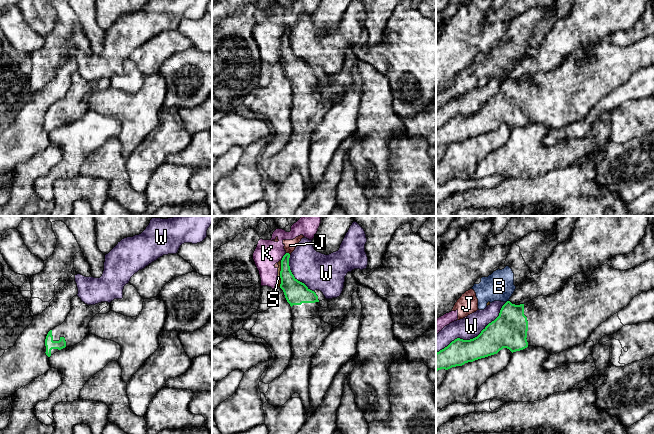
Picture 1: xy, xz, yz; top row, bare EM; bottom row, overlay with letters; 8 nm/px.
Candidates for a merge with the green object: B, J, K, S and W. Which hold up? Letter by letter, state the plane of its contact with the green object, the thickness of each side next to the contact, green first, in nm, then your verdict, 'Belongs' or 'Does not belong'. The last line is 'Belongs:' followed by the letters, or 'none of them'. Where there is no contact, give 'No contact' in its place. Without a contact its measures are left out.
B: Touches green in yz. Thickness 280 nm (green) against 240 nm. Does not belong
J: Touches green in xz. Thickness 140 nm (green) against 90 nm. Does not belong
K: Touches green in xz. Thickness 150 nm (green) against 200 nm. Does not belong
S: Touches green in xz. Thickness 190 nm (green) against 30 nm. Does not belong
W: Touches green in yz. Thickness 240 nm (green) against 180 nm. Does not belong
Belongs: none of them

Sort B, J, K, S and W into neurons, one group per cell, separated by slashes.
B J K S / W

